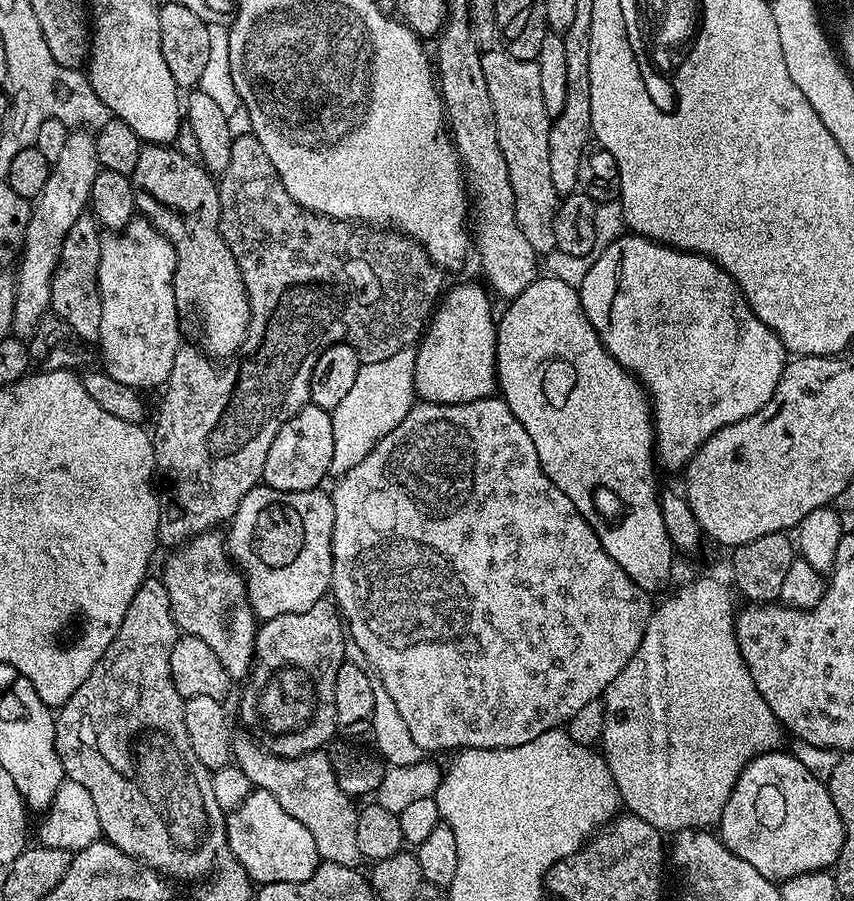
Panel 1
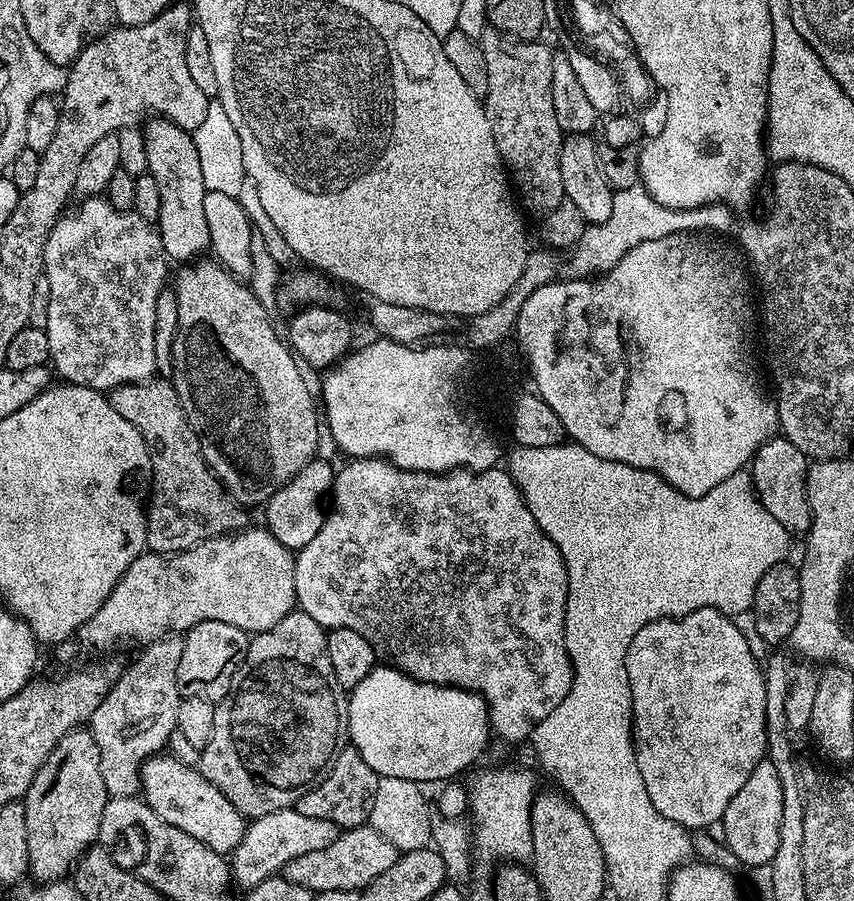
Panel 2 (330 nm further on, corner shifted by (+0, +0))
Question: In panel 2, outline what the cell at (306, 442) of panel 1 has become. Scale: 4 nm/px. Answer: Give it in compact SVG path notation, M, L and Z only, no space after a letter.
M317 458L302 466L302 470L298 470L298 474L294 474L294 478L290 478L290 482L286 482L286 486L279 488L268 500L263 509L268 519L266 527L274 534L274 538L278 538L278 542L282 542L282 546L299 550L315 538L318 530L322 530L333 483L334 468L323 458Z

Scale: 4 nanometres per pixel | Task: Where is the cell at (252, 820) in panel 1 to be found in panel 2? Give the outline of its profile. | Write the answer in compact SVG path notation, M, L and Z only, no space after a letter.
M170 754L151 756L140 766L140 792L145 804L149 804L170 826L186 830L190 838L198 838L210 850L230 854L242 842L246 827L245 817L240 811L193 765L178 762Z

